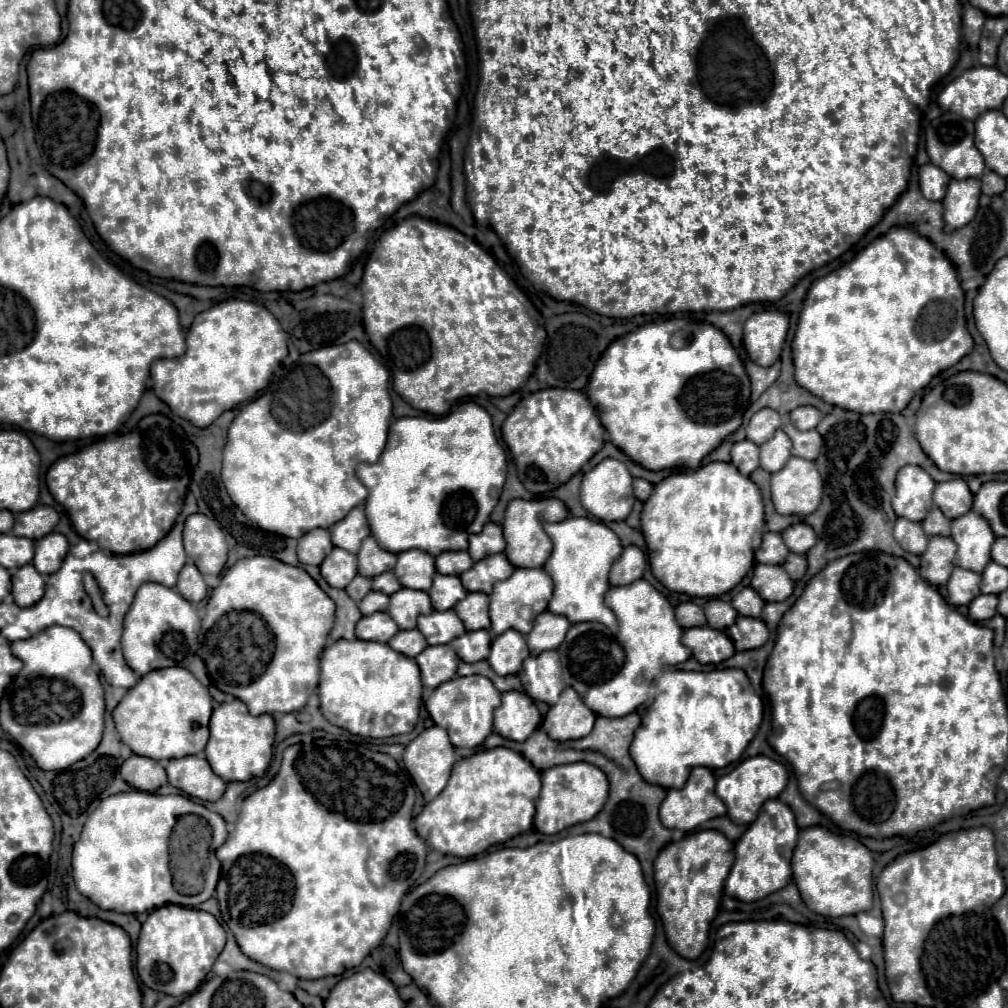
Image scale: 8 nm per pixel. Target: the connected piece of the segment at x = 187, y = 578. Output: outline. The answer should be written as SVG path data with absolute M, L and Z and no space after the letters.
M188 561L186 567L180 571L176 591L190 603L200 603L206 597L206 583L198 567L194 567L194 563Z

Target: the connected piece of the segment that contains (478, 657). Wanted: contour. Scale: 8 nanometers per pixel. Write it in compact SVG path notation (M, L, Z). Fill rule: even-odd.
M480 629L480 631L468 631L462 637L450 641L450 647L454 647L454 651L458 653L458 657L466 663L476 663L486 659L486 655L490 653L490 633Z

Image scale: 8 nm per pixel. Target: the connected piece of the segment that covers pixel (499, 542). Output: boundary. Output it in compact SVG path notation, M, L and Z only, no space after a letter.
M486 523L486 527L478 535L470 535L470 557L474 561L484 559L486 555L502 553L506 547L504 537L502 537L502 527L496 523Z

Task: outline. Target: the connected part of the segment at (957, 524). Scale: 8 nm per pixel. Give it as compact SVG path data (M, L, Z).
M968 511L952 521L950 537L958 545L954 565L982 573L986 563L990 563L990 549L996 539L986 519L982 519L976 511Z

